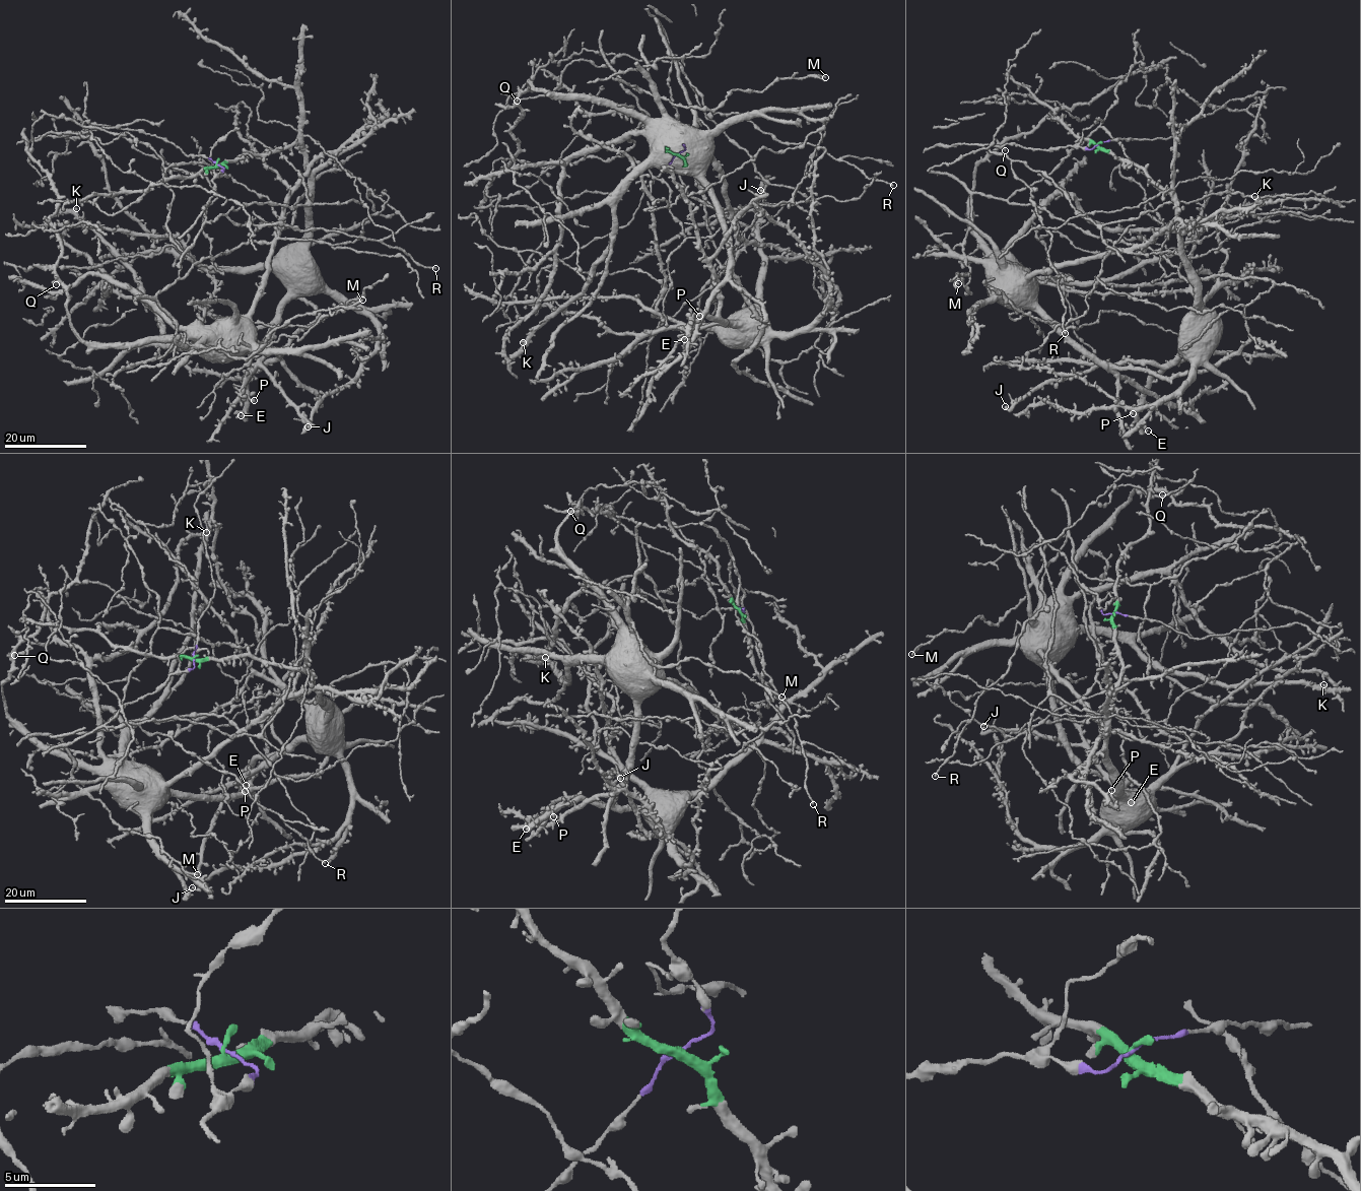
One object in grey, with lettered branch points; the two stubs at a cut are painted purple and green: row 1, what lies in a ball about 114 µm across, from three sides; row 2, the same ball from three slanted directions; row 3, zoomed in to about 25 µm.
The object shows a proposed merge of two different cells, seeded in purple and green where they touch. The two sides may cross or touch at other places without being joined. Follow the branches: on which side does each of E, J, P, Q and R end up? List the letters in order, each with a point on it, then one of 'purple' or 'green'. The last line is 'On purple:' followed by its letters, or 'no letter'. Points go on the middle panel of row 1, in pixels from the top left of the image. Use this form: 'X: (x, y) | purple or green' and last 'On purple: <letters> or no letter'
E: (684, 339) | green
J: (760, 190) | green
P: (699, 316) | green
Q: (517, 101) | purple
R: (893, 185) | purple
On purple: Q, R

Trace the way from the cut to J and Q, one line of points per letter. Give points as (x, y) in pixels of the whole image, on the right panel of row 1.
J: (1097, 145), (1139, 166), (1176, 206), (1195, 301), (1182, 353), (1164, 366), (1095, 365), (1005, 406)
Q: (1097, 145), (983, 145), (1094, 223), (1225, 191), (1324, 197), (1027, 277), (972, 227), (973, 173), (1005, 150)

